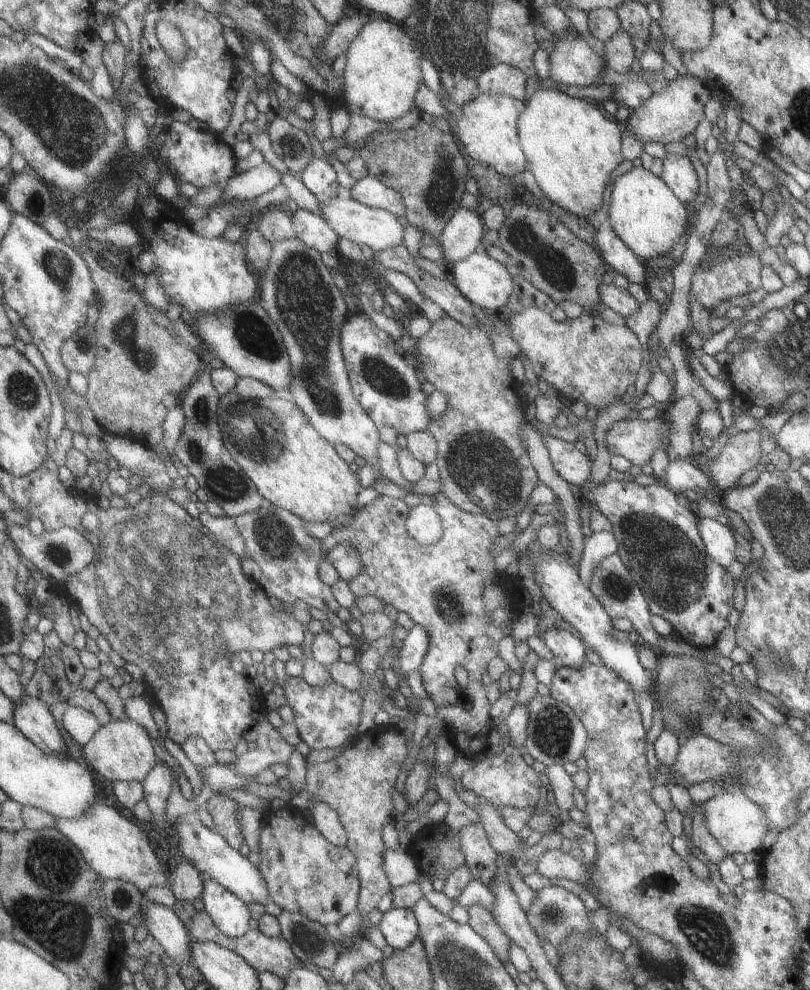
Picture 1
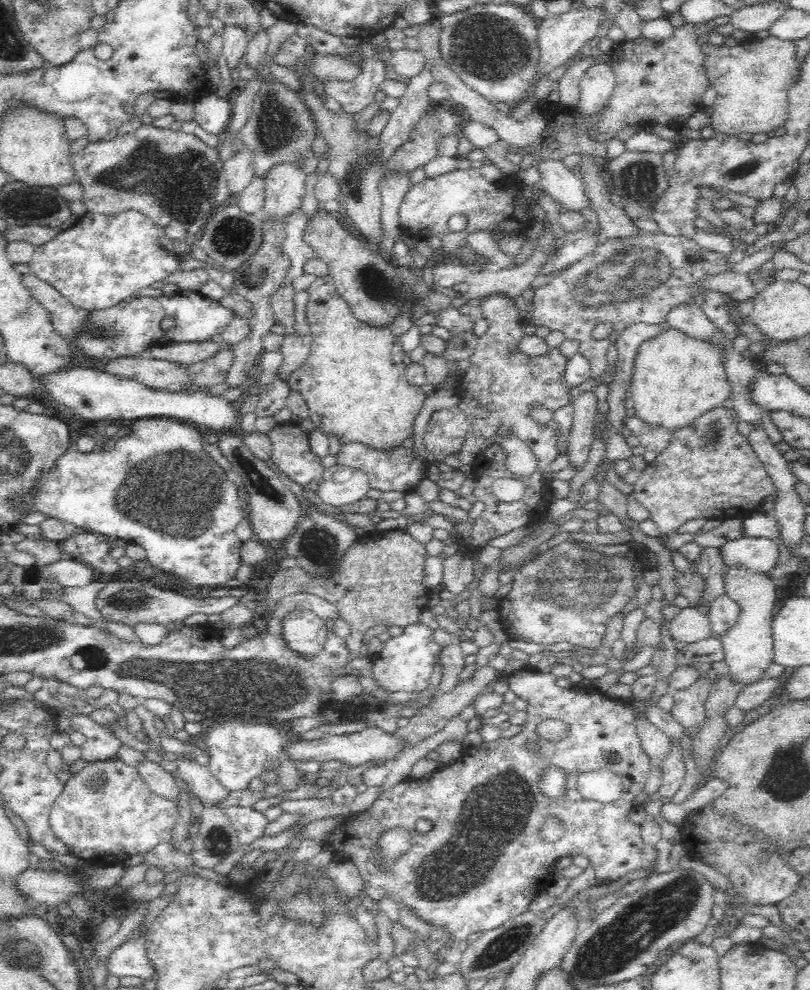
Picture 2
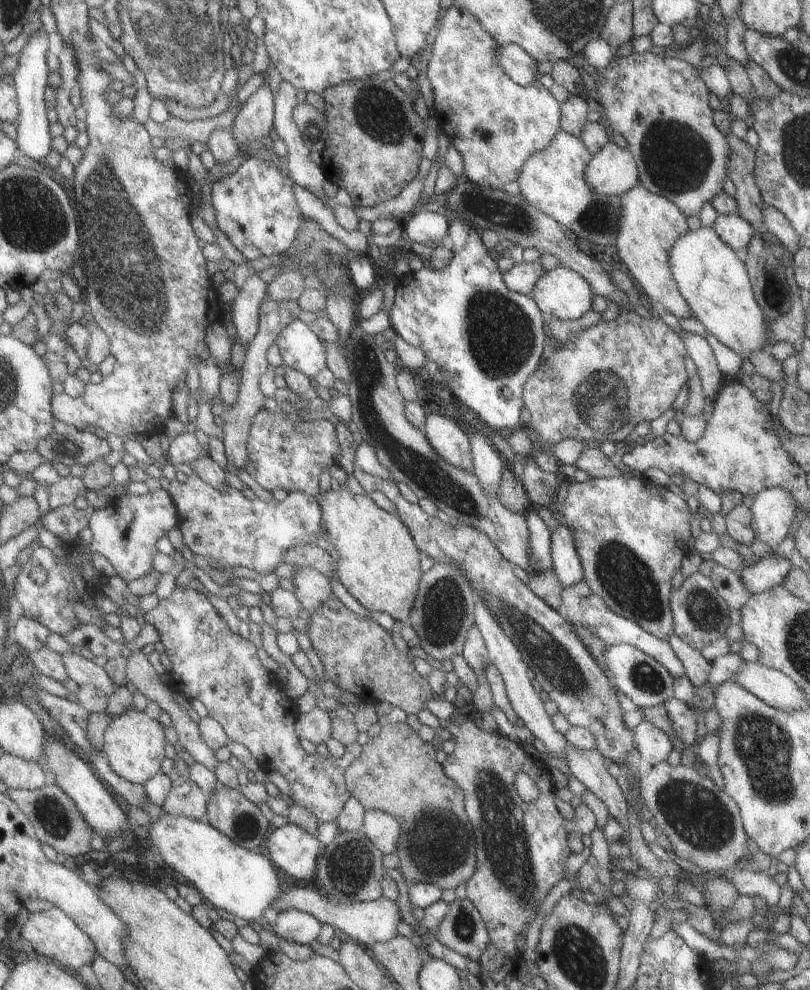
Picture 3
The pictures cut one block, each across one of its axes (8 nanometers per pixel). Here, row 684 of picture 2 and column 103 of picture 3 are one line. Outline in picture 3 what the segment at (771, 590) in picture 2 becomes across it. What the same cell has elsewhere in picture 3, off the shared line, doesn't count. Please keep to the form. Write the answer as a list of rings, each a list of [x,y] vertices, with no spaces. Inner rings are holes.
[[[129,710],[120,716],[114,716],[113,723],[105,732],[101,750],[109,760],[111,770],[127,782],[144,784],[161,773],[161,766],[167,758],[167,734],[161,722],[153,720],[145,712]]]

